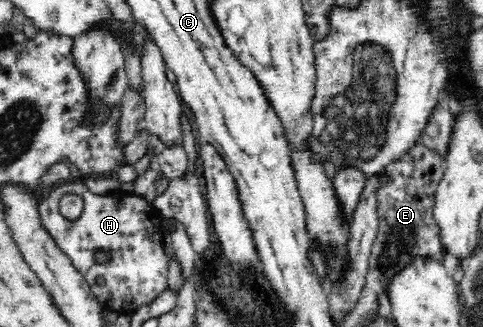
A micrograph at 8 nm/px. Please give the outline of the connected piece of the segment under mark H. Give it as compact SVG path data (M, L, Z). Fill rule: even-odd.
M67 182L47 194L39 205L41 222L45 229L52 234L52 238L61 251L72 261L77 271L86 279L91 293L99 304L110 310L133 311L139 307L149 306L165 290L168 290L170 258L165 253L164 238L159 231L162 216L152 203L137 194L95 194L85 183ZM65 194L80 194L84 200L83 211L78 218L70 220L59 211L59 201ZM105 253L107 261L99 262L96 255ZM106 277L107 285L100 286L99 278Z

